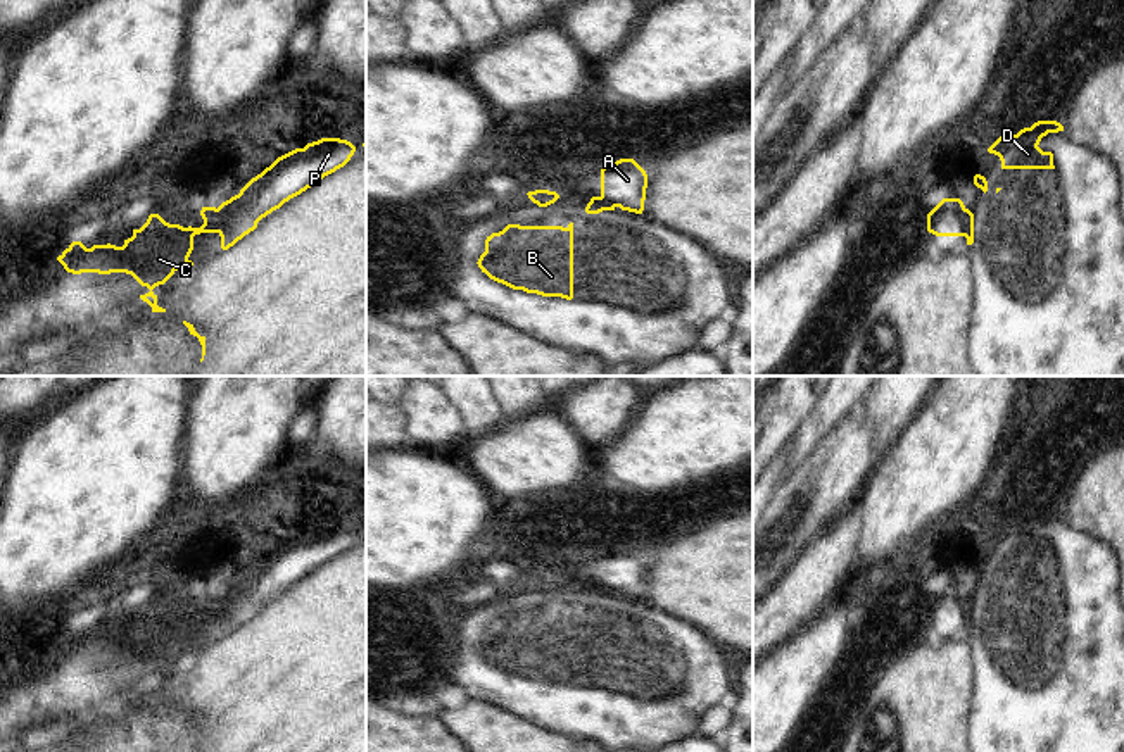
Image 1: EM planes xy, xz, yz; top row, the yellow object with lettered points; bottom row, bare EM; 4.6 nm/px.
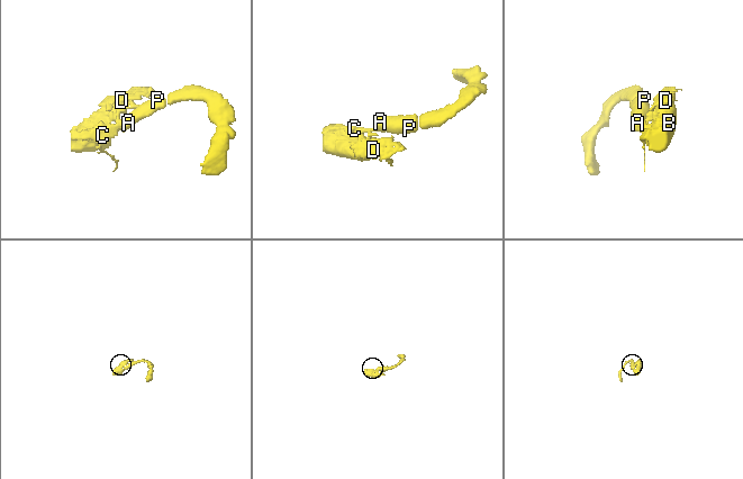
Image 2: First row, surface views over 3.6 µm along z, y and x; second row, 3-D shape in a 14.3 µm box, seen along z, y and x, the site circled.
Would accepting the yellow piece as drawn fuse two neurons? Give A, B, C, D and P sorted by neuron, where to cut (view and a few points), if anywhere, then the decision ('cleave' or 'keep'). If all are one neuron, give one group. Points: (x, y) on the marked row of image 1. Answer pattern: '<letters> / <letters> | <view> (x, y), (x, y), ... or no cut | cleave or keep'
A P / B C D | yz (964, 209), (966, 235) | cleave

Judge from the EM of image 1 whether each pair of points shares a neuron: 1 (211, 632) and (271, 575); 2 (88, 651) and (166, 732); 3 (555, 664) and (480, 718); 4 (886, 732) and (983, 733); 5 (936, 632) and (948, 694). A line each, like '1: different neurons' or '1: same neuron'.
1: same neuron
2: same neuron
3: different neurons
4: different neurons
5: different neurons

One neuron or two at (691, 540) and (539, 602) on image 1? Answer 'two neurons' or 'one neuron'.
two neurons

